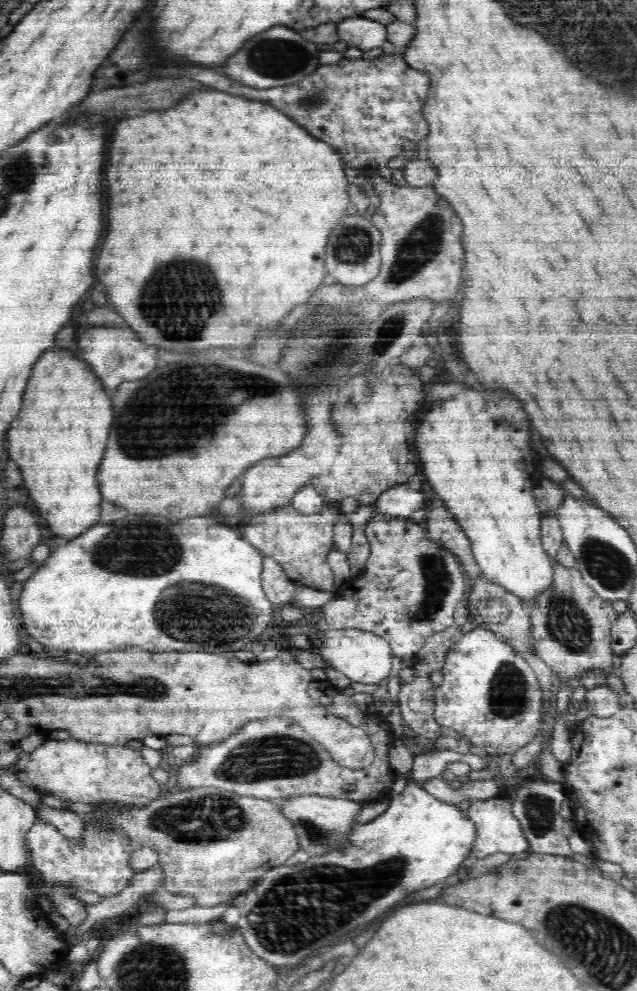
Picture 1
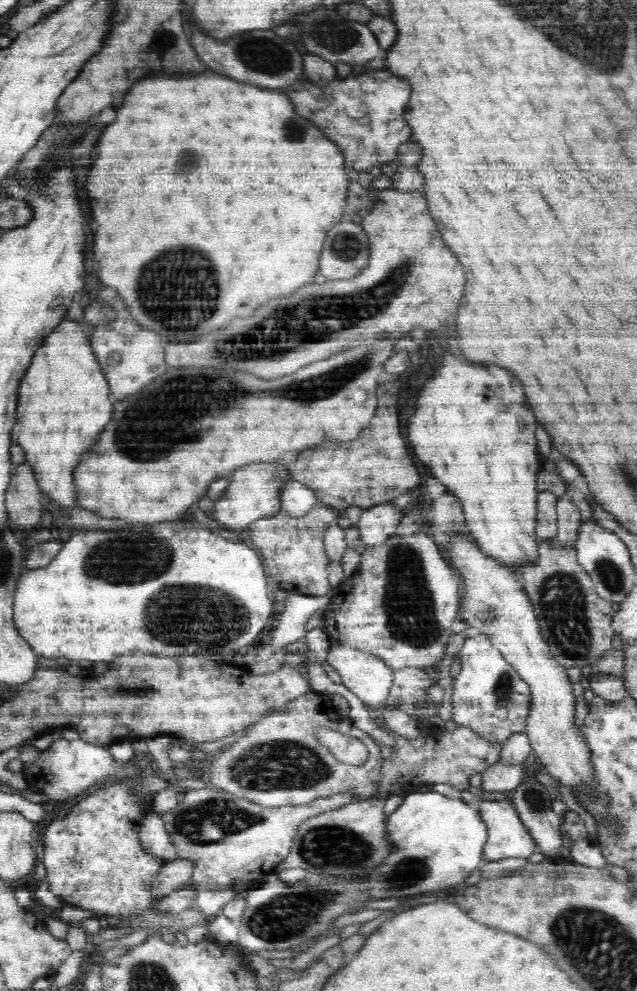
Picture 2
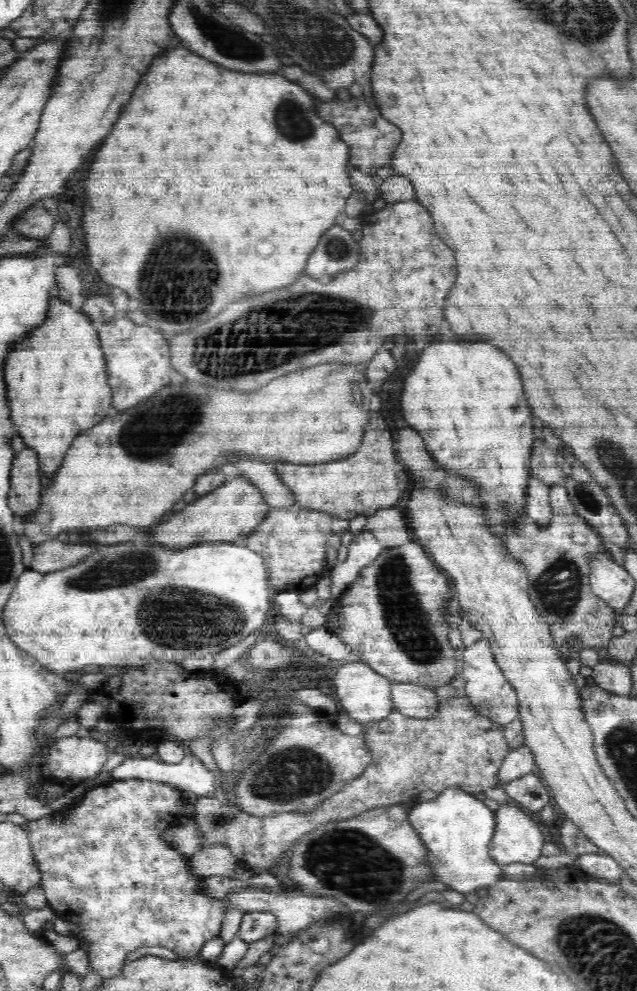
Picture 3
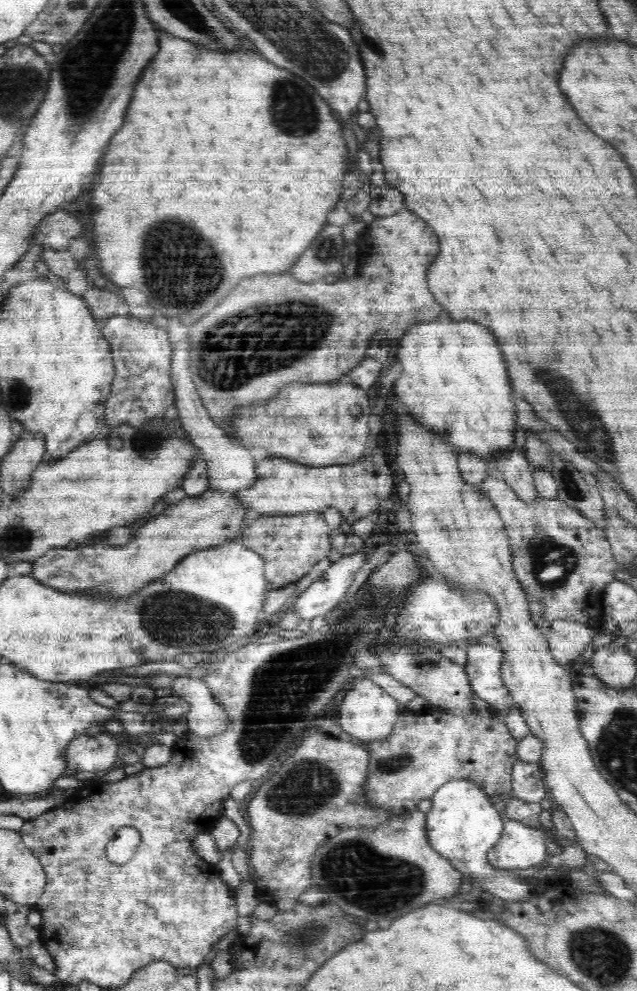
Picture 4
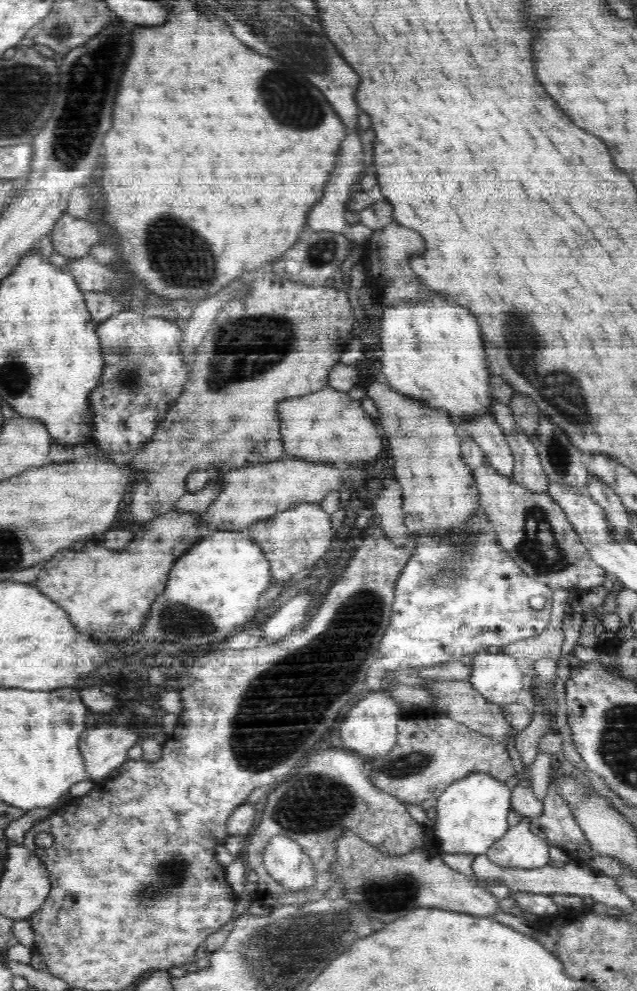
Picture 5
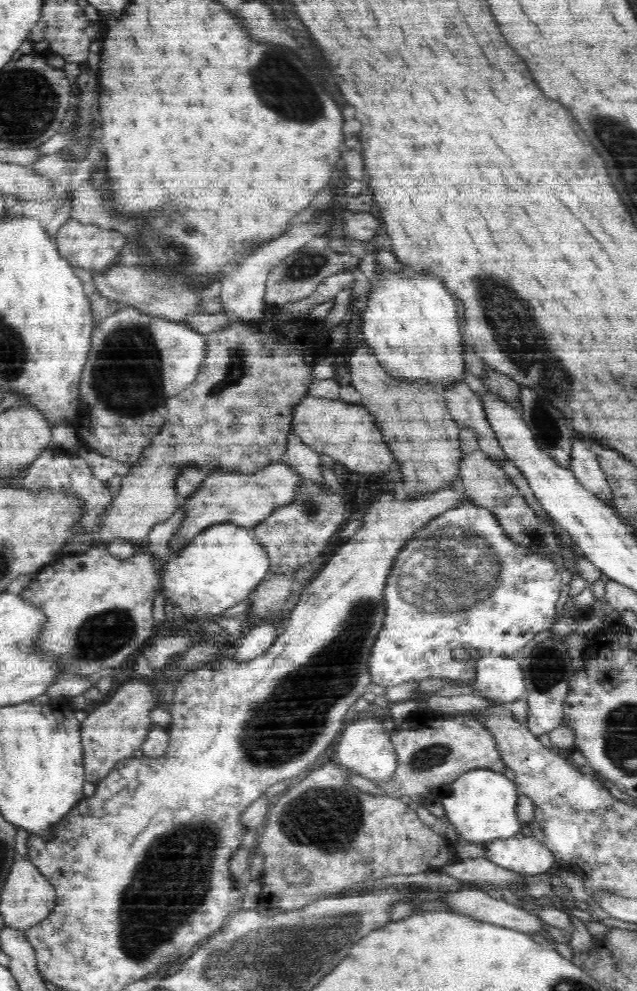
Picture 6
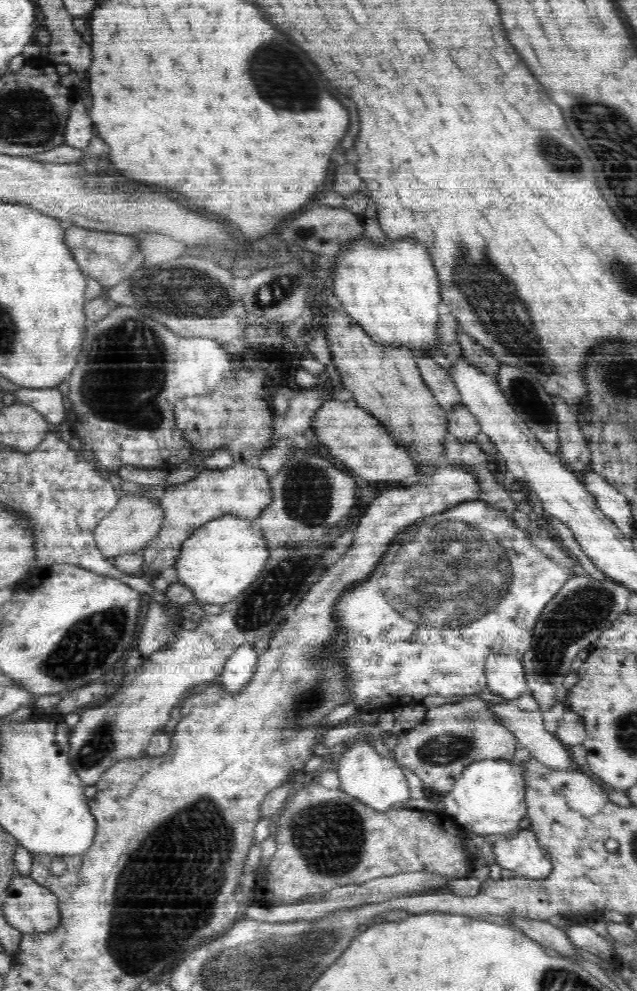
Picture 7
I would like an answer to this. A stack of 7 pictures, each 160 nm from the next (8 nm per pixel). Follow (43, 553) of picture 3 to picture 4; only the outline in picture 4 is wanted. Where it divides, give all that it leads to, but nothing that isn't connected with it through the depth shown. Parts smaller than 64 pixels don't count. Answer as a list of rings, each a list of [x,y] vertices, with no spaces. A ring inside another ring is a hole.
[[[204,491],[180,499],[157,516],[140,523],[135,537],[122,546],[50,548],[32,564],[31,576],[62,592],[98,592],[101,596],[130,596],[143,585],[159,580],[190,553],[232,541],[244,520],[244,504],[230,492]]]

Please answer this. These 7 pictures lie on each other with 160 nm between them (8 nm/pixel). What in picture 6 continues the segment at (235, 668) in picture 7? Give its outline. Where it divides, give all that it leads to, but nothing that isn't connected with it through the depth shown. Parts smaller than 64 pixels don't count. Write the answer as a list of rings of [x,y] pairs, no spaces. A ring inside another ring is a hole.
[[[262,623],[246,629],[245,633],[245,636],[236,640],[233,645],[235,646],[233,660],[252,660],[260,656],[271,647],[280,630],[276,629],[276,623]]]

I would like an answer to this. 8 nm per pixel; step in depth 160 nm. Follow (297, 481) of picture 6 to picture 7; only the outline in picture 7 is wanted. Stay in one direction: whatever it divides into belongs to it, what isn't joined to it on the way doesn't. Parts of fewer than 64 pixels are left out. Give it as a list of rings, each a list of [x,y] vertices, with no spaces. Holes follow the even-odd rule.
[[[234,462],[226,469],[204,468],[191,481],[158,491],[161,509],[165,512],[160,532],[142,550],[142,575],[160,576],[174,566],[184,541],[204,523],[224,515],[255,521],[273,499],[272,478],[261,468]]]

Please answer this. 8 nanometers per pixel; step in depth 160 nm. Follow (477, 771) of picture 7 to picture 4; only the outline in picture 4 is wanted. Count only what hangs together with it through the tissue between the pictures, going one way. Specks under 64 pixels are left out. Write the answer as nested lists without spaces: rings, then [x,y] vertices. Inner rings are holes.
[[[452,780],[443,786],[433,795],[432,805],[426,813],[426,825],[428,842],[438,854],[450,861],[455,870],[462,873],[465,879],[468,876],[473,878],[472,886],[480,887],[485,894],[492,894],[501,898],[502,901],[526,901],[531,896],[532,887],[530,881],[523,880],[518,876],[500,875],[498,868],[489,866],[487,852],[500,840],[503,833],[504,815],[500,806],[490,802],[490,796],[486,795],[479,787],[479,784],[470,783],[468,780]]]

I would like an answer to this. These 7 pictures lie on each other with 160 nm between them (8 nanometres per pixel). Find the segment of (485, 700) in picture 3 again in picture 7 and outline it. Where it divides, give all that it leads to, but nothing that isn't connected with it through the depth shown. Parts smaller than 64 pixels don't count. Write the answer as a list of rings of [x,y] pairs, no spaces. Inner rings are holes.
[[[490,653],[485,658],[487,690],[504,699],[517,699],[528,691],[522,659]]]

